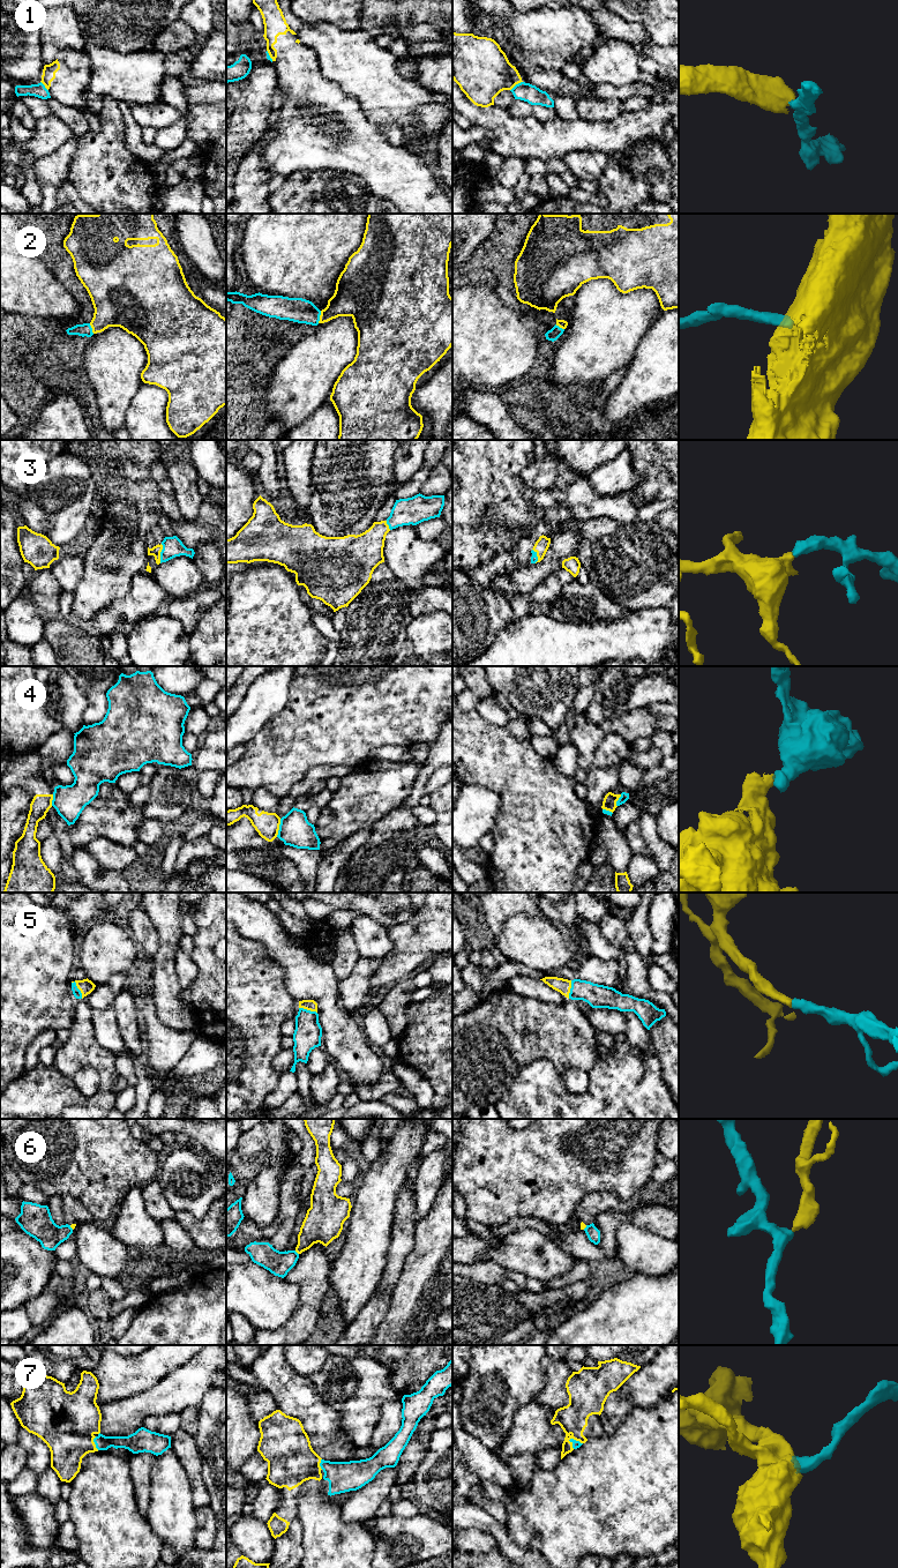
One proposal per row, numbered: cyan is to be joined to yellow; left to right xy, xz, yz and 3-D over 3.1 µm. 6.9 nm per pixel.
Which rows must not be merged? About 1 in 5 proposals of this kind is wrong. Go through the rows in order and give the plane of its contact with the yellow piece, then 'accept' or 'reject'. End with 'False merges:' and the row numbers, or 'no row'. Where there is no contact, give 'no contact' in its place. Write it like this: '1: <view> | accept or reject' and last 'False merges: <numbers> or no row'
1: yz | reject
2: xz | accept
3: xy | accept
4: xz | reject
5: xy | accept
6: xz | reject
7: xy | accept
False merges: 1, 4, 6

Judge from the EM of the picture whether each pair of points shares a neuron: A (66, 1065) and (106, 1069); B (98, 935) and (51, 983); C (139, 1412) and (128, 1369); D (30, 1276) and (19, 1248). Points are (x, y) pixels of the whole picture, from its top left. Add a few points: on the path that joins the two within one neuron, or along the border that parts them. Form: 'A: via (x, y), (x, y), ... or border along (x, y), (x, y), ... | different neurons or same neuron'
A: via (76, 1060), (96, 1060) | same neuron
B: border along (76, 949), (77, 964) | different neurons
C: border along (158, 1381), (132, 1395), (107, 1401) | different neurons
D: via (23, 1269), (19, 1264), (19, 1255) | same neuron

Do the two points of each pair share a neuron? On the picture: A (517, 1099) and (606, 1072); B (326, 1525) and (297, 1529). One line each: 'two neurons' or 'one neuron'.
A: one neuron
B: two neurons

